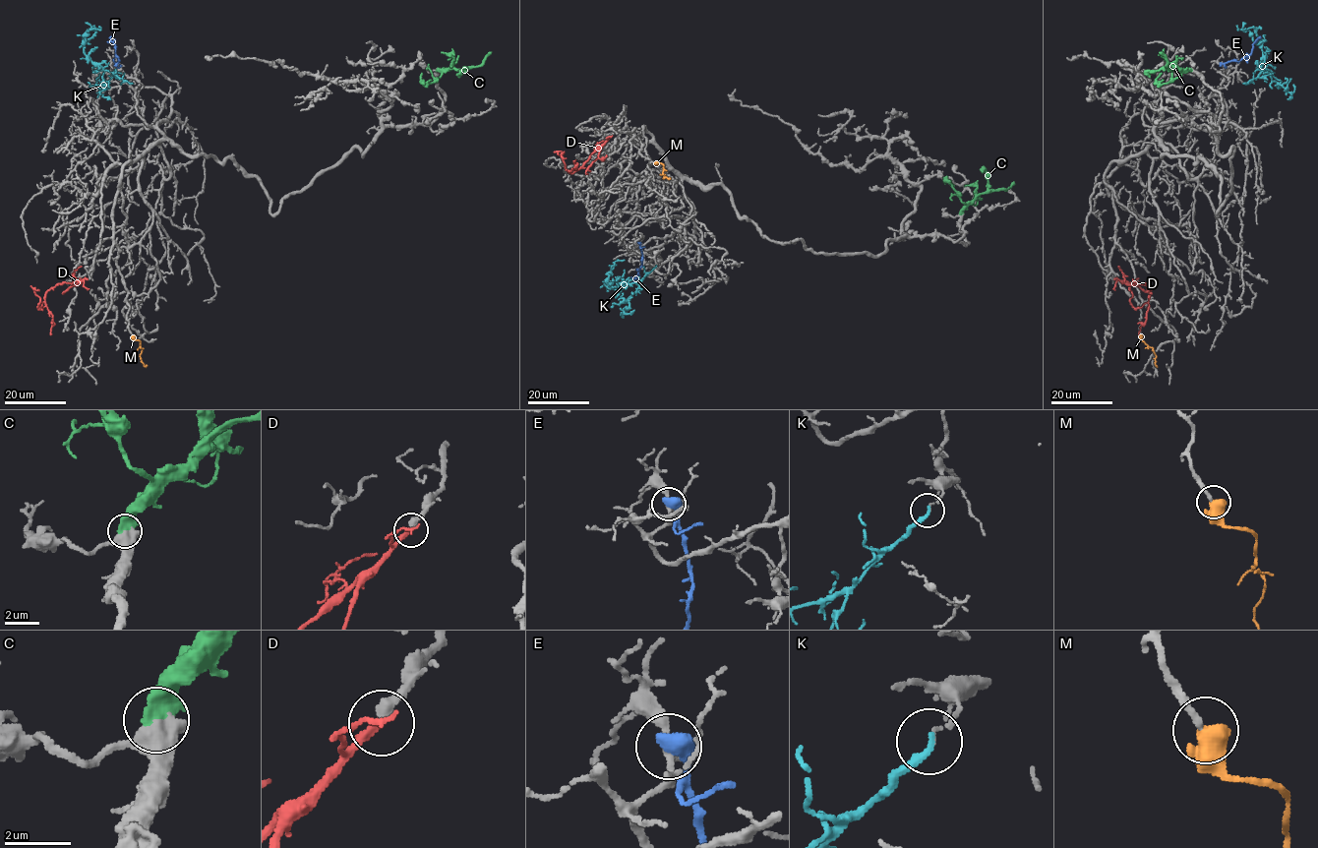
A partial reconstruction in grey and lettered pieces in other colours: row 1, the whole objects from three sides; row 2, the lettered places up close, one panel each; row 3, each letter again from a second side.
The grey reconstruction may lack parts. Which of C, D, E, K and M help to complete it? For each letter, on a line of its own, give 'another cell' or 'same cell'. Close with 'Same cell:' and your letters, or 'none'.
C: same cell
D: same cell
E: another cell
K: another cell
M: same cell
Same cell: C, D, M

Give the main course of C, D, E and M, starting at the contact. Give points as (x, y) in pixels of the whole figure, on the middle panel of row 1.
C: (960, 213), (982, 194), (1006, 190), (1013, 182)
D: (610, 137), (572, 172), (565, 168), (561, 154), (564, 152), (557, 152), (563, 151)
E: (638, 243), (642, 263), (632, 282)
M: (656, 162), (664, 166), (663, 178), (670, 178)

